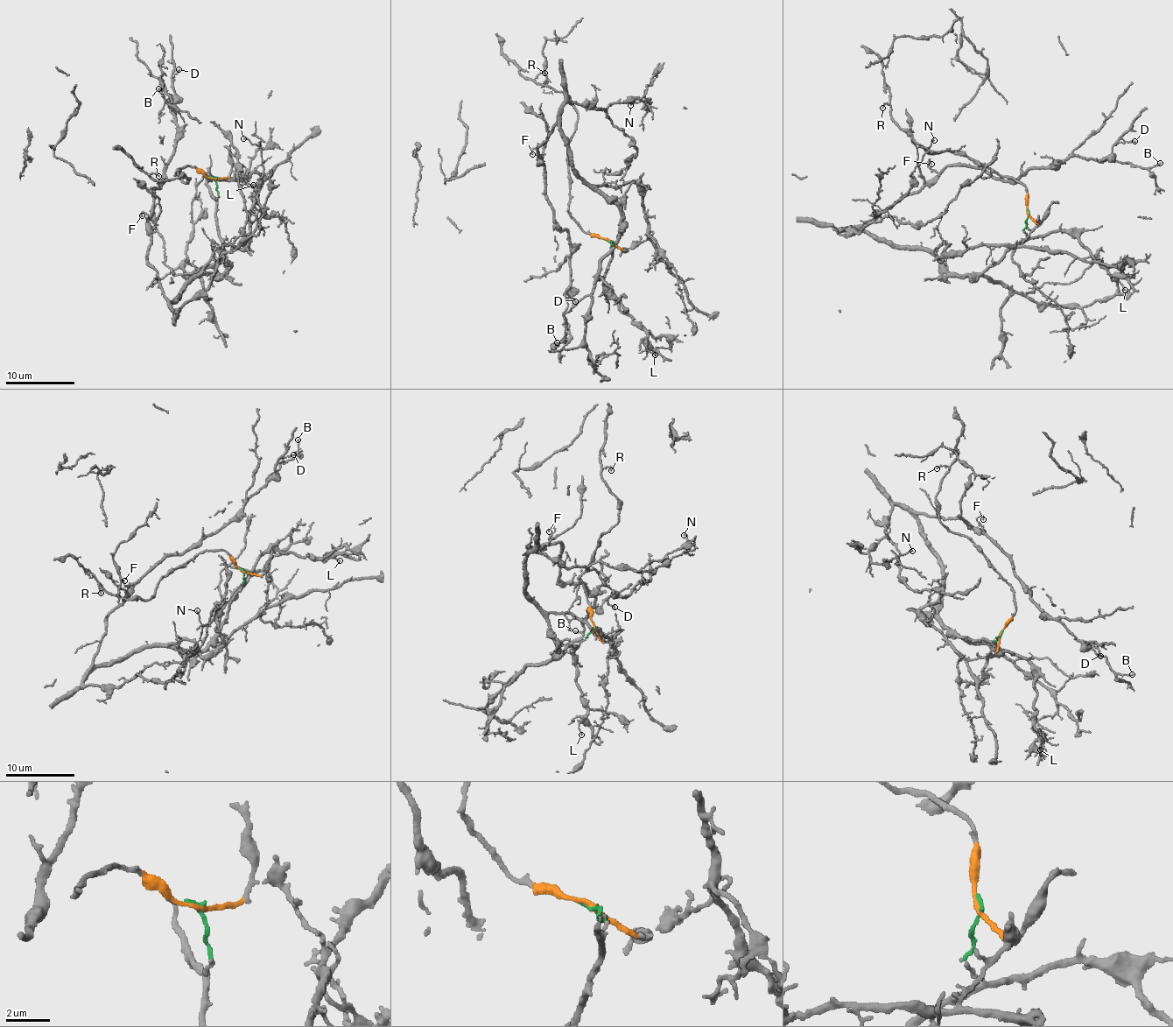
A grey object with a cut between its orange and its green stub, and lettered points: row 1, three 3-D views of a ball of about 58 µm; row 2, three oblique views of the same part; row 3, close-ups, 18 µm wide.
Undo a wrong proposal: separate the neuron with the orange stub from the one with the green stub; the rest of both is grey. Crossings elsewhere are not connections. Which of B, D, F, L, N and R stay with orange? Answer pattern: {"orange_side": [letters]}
{"orange_side": ["R"]}

